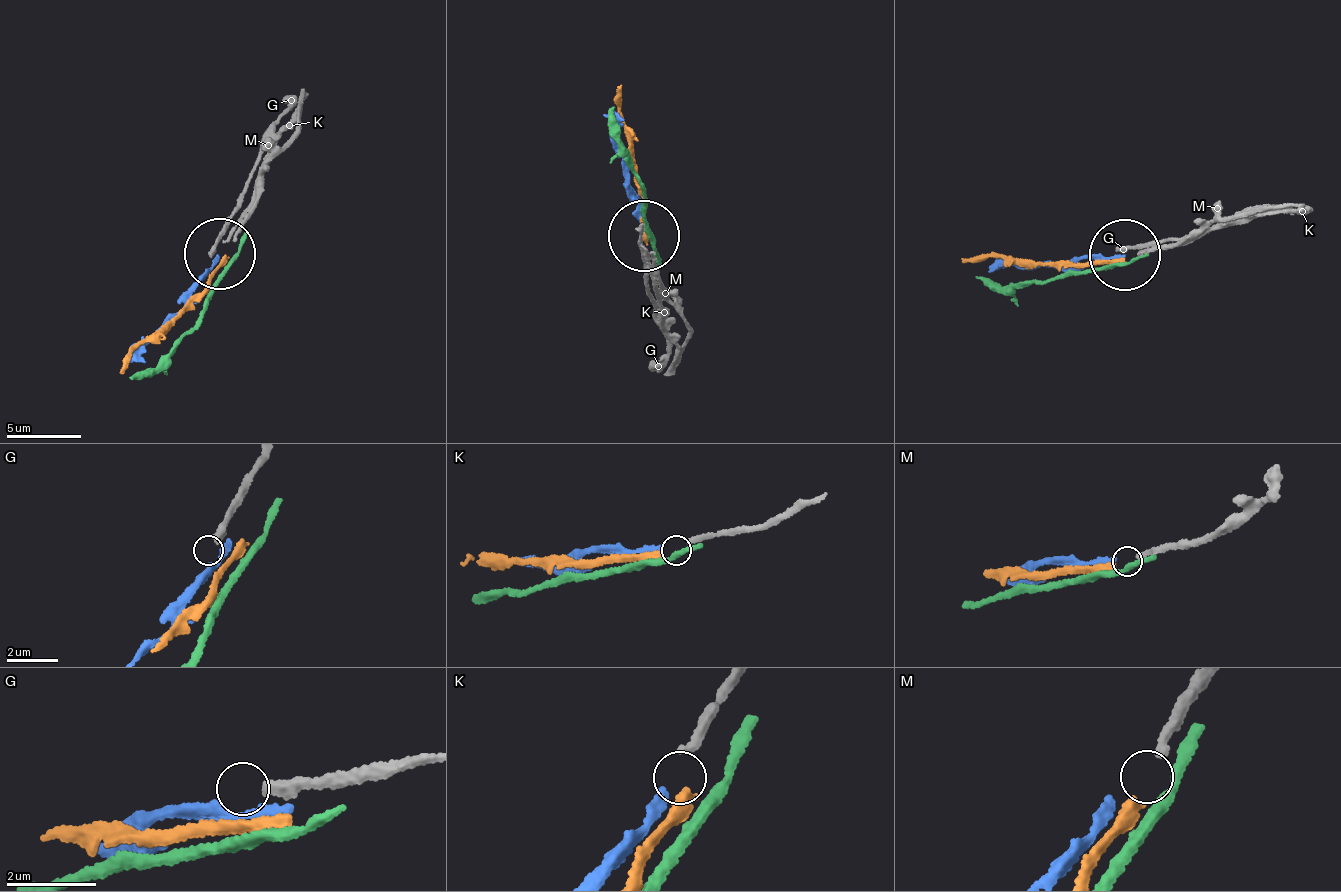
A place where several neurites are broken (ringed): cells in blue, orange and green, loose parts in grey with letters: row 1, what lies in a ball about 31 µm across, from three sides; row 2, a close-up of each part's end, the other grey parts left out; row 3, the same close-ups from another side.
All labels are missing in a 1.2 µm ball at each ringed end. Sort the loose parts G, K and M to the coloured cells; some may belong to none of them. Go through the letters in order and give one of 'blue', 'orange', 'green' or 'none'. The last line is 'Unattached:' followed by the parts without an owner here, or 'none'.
G: none
K: blue
M: orange
Unattached: G

